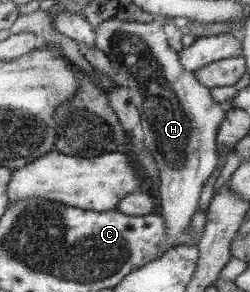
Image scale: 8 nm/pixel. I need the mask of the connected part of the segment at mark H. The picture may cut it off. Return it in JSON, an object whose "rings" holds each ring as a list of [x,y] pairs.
{"rings":[[[160,18],[150,23],[121,20],[109,20],[102,22],[96,29],[96,41],[94,44],[103,50],[103,52],[105,52],[105,54],[107,54],[107,56],[111,59],[111,62],[114,64],[115,73],[117,73],[117,82],[119,82],[119,86],[128,88],[130,92],[130,102],[133,103],[138,109],[144,132],[144,143],[146,144],[148,150],[150,150],[150,153],[155,156],[155,162],[158,164],[158,169],[160,170],[160,182],[159,185],[156,186],[160,208],[159,212],[166,220],[168,235],[170,236],[170,243],[174,243],[178,239],[178,236],[182,234],[182,230],[189,225],[191,216],[193,216],[193,214],[196,212],[199,192],[201,192],[201,188],[203,188],[203,185],[205,182],[207,182],[207,178],[209,178],[209,176],[211,176],[211,172],[213,172],[213,167],[216,164],[217,157],[215,150],[217,150],[218,128],[222,124],[222,120],[226,115],[226,110],[223,110],[223,106],[213,99],[209,88],[202,86],[201,82],[194,77],[193,73],[186,72],[186,70],[182,68],[182,63],[179,60],[179,52],[176,52],[173,48],[171,48],[171,46],[169,46],[169,42],[167,42],[167,34],[165,34],[165,30],[163,30],[163,22]]]}

